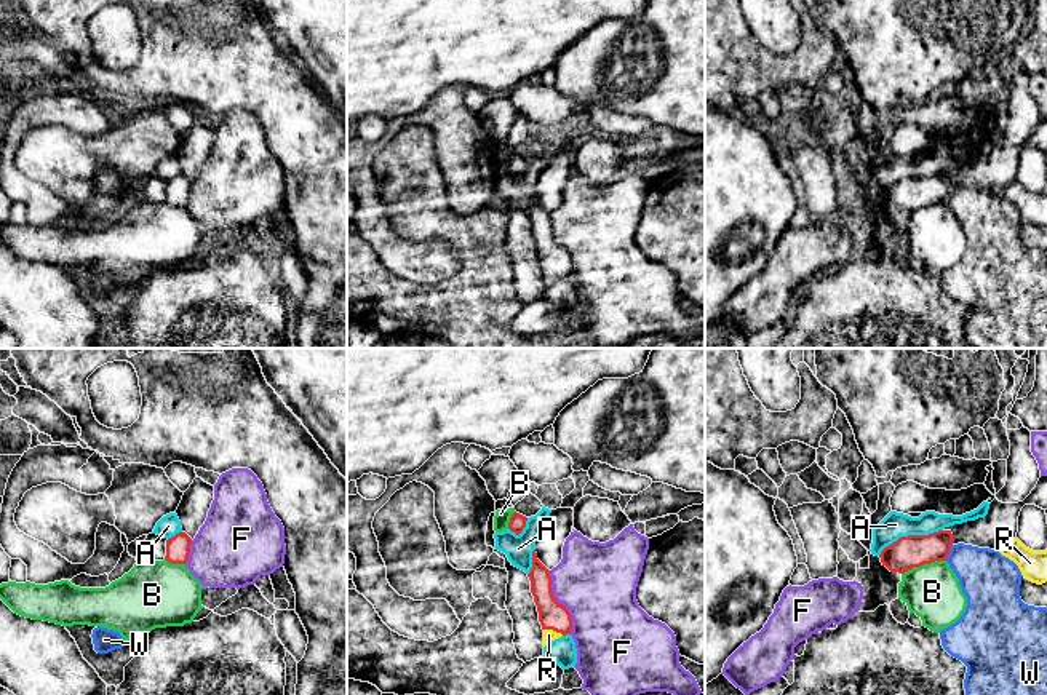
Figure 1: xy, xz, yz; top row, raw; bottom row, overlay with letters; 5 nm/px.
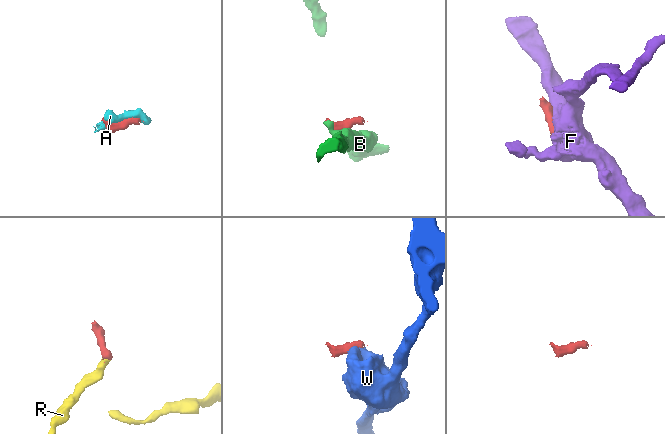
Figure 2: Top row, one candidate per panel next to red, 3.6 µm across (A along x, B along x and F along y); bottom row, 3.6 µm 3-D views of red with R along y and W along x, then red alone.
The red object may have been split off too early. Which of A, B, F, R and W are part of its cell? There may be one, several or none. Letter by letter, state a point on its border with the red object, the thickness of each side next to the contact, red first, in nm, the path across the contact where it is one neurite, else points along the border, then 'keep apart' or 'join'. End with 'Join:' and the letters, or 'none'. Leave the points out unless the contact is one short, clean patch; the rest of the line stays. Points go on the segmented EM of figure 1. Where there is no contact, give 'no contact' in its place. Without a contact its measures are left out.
A: meets red in yz at (910, 536); 160 nm thick on the red side, 130 nm on the other; keep apart
B: meets red in yz at (923, 564); 160 nm thick on the red side, 280 nm on the other; border along yz (945, 559), (913, 566), (902, 574); keep apart
F: meets red in xz at (558, 603); 140 nm thick on the red side, 400 nm on the other; border along xz (549, 571), (552, 595), (568, 611), (571, 633); keep apart
R: meets red in xz at (553, 630); 140 nm thick on the red side, 60 nm on the other; runs through xz (552, 615), (553, 630), (549, 635); join
W: meets red in yz at (948, 553); 160 nm thick on the red side, 280 nm on the other; border along yz (953, 545), (945, 559); keep apart
Join: R

